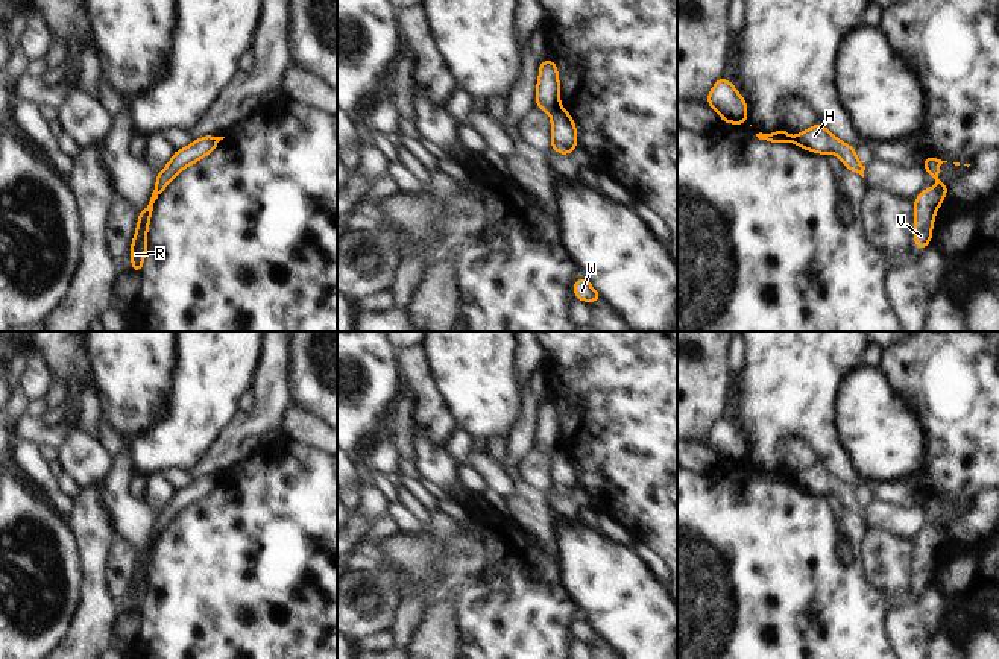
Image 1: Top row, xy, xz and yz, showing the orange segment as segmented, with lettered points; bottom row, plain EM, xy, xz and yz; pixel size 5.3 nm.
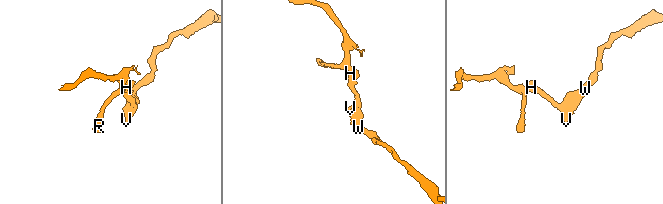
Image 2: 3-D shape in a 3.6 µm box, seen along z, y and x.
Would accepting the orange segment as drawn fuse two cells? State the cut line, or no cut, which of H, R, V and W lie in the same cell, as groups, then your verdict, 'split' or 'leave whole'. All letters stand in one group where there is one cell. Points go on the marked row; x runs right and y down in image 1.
cut in xz along (559, 105), (551, 116); H V W / R; split

